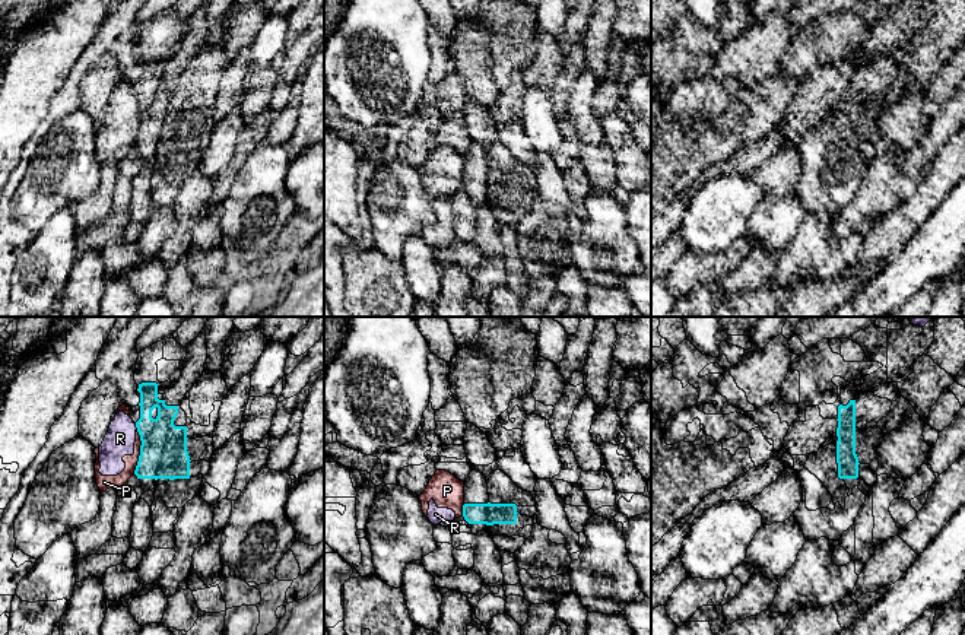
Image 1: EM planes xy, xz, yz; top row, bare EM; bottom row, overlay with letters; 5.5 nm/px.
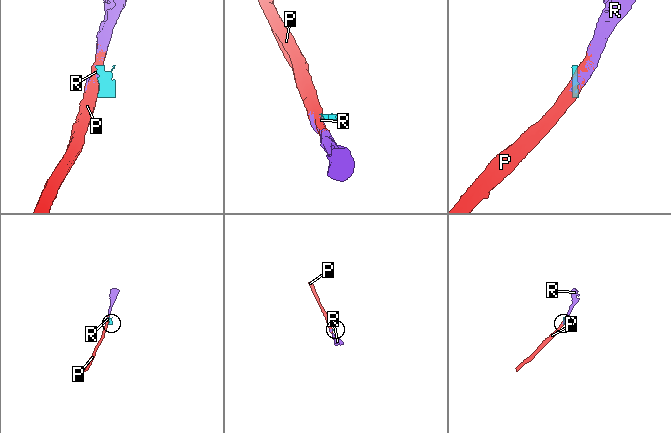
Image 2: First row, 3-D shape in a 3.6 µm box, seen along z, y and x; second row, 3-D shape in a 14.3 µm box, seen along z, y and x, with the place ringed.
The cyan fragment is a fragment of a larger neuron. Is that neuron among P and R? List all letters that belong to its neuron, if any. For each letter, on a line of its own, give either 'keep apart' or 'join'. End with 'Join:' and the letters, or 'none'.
P: keep apart
R: keep apart
Join: none

